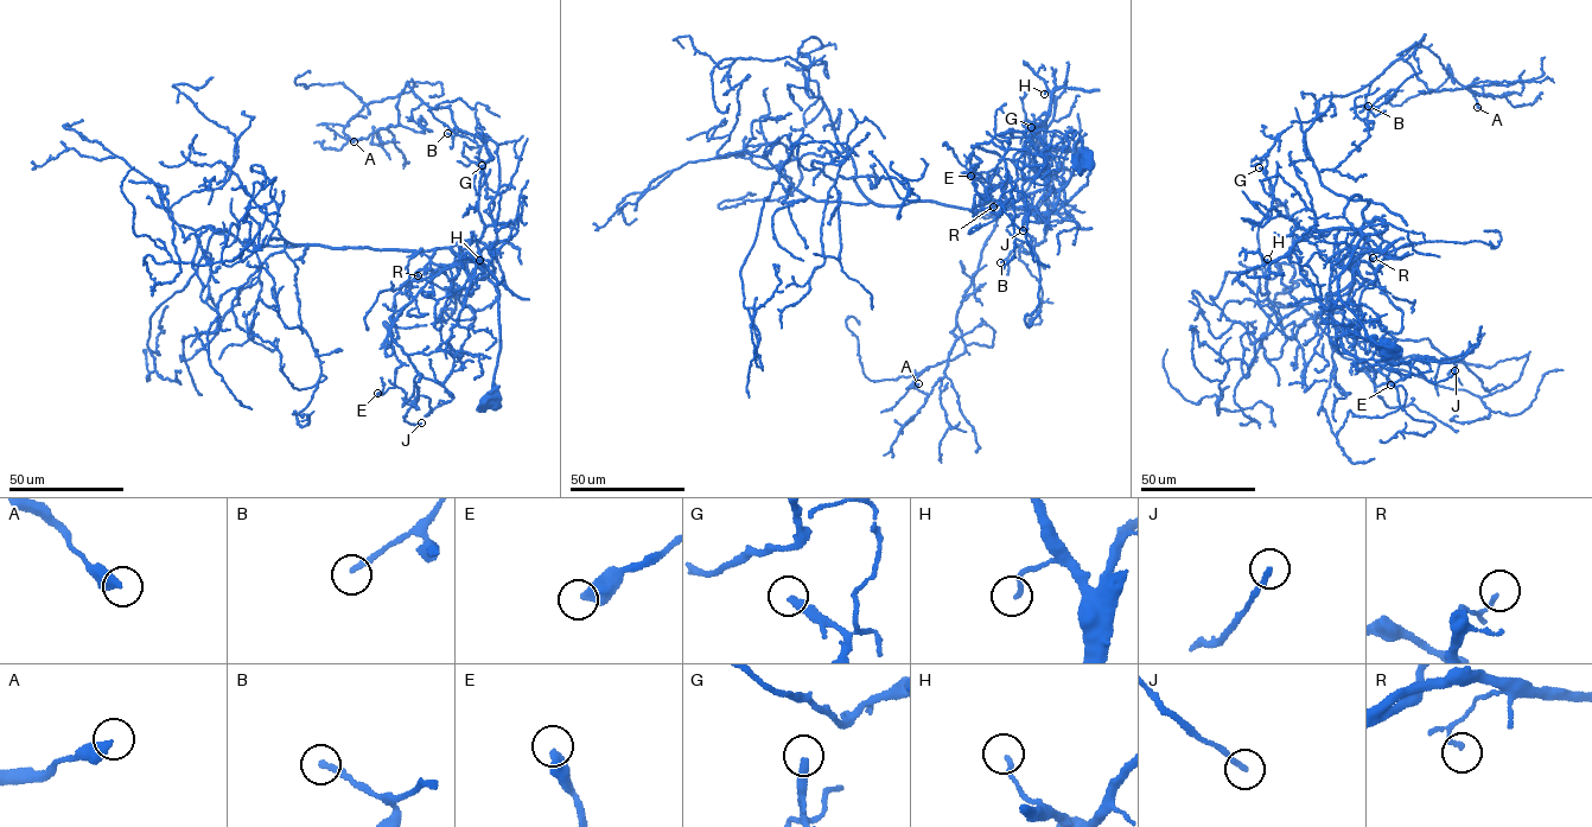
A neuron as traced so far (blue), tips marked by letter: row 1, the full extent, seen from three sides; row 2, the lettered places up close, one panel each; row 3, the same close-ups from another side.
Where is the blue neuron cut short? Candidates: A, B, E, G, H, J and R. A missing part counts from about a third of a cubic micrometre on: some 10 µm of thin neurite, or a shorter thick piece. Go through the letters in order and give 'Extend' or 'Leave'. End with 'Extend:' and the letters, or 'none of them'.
A: Leave
B: Extend
E: Extend
G: Leave
H: Leave
J: Extend
R: Leave
Extend: B, E, J

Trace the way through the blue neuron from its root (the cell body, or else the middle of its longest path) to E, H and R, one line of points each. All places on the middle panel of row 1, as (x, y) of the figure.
E: (1083, 164), (1080, 138), (1063, 188), (973, 205), (974, 216), (974, 195), (992, 190), (981, 198), (970, 176)
H: (1083, 164), (1080, 138), (1069, 180), (1055, 191), (1046, 186), (1044, 131), (1050, 94), (1044, 94)
R: (1083, 164), (1080, 138), (1075, 147), (1071, 175), (1063, 188), (1037, 190), (1013, 202), (997, 201), (993, 207)

